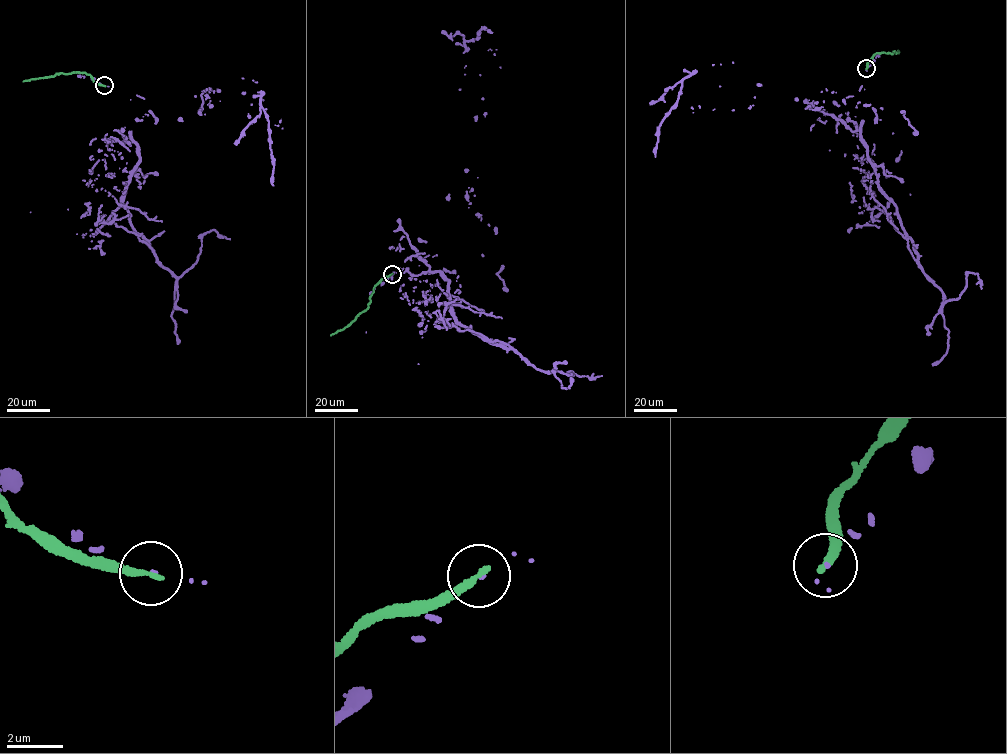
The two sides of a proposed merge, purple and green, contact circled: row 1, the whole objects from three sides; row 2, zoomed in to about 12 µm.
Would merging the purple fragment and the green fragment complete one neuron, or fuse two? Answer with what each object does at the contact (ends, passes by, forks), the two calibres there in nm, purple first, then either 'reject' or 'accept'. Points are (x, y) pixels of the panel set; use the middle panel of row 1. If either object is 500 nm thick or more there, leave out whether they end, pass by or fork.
purple ends | green ends | 60/280 nm | reject

